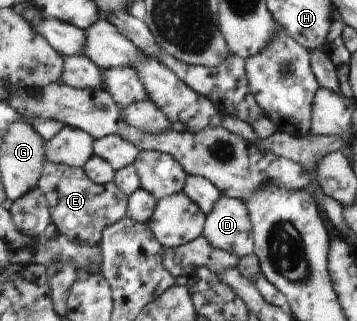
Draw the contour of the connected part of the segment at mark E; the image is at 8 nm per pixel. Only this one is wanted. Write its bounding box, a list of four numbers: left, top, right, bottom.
[38,161,128,245]

